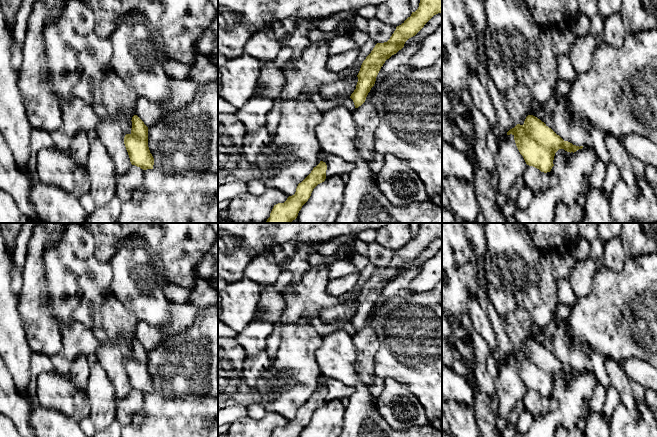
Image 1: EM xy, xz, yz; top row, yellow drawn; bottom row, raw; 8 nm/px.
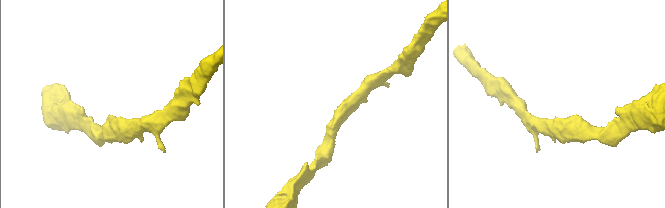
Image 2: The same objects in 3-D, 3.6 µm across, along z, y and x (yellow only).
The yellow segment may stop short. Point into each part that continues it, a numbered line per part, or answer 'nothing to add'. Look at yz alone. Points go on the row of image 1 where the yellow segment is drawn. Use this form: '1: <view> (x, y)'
nothing to add

